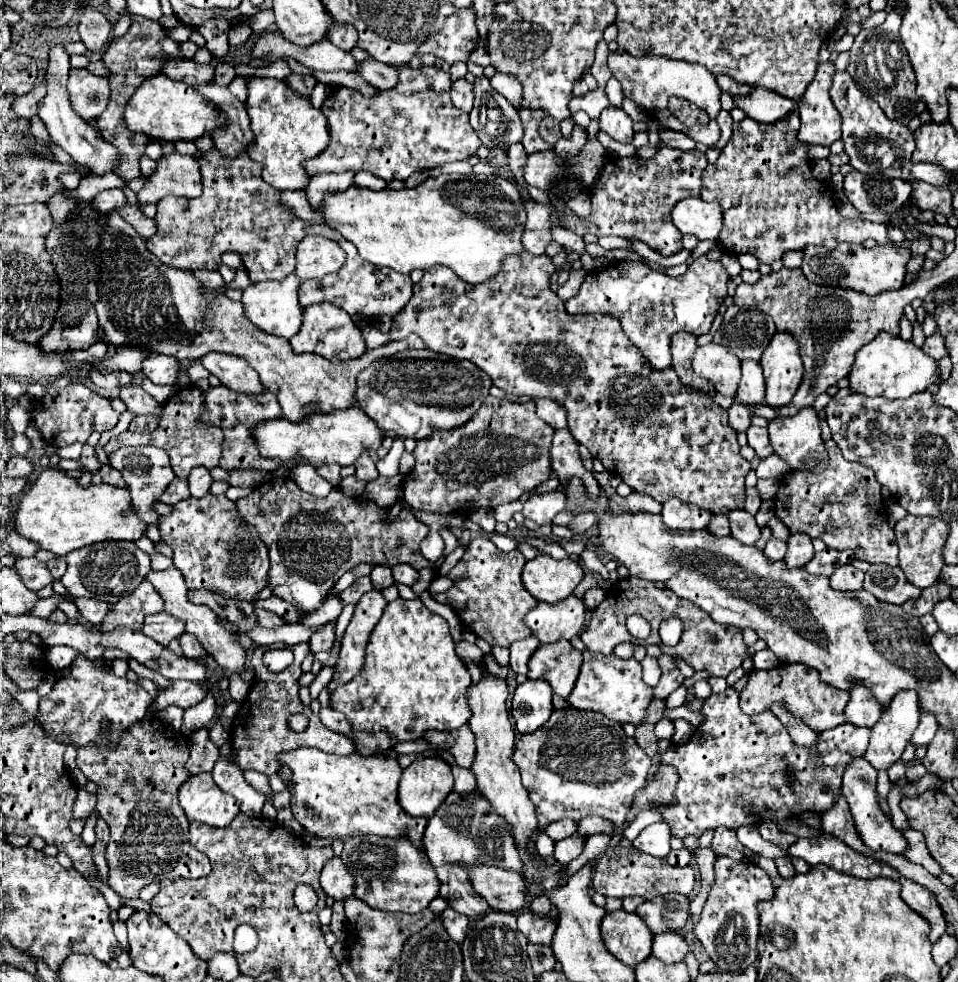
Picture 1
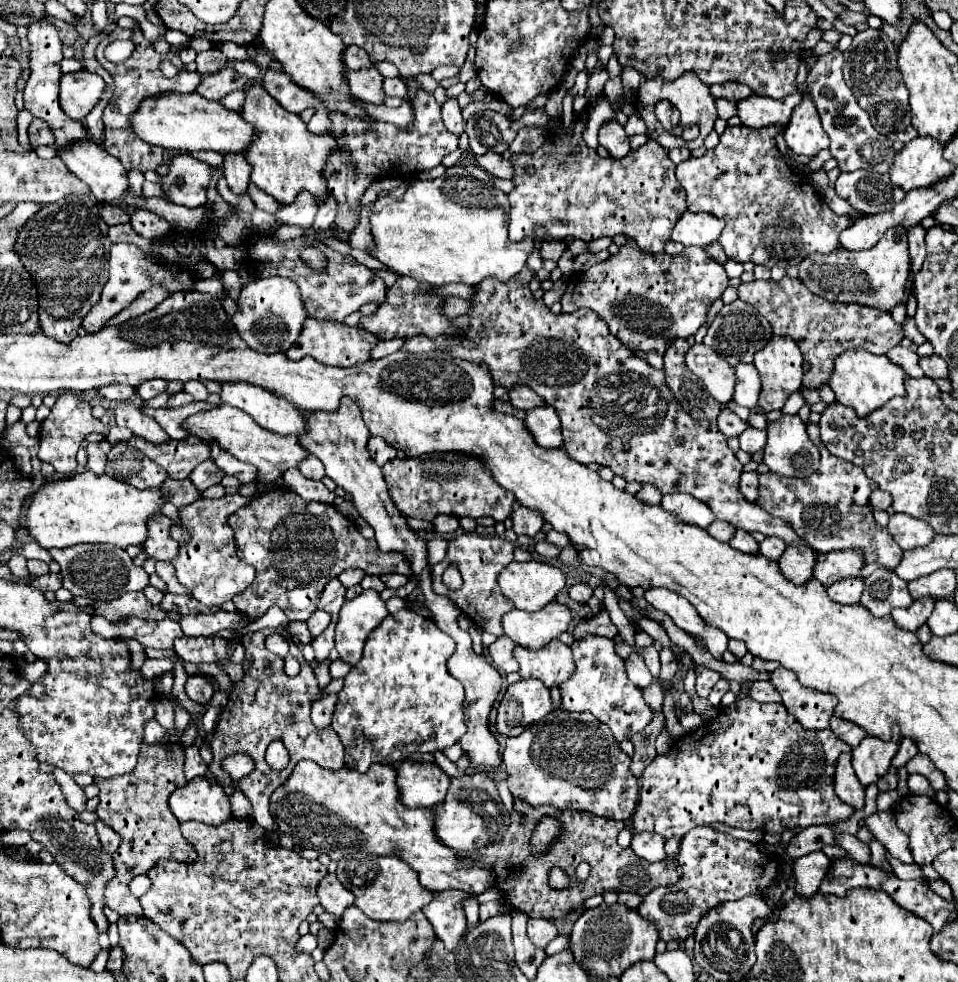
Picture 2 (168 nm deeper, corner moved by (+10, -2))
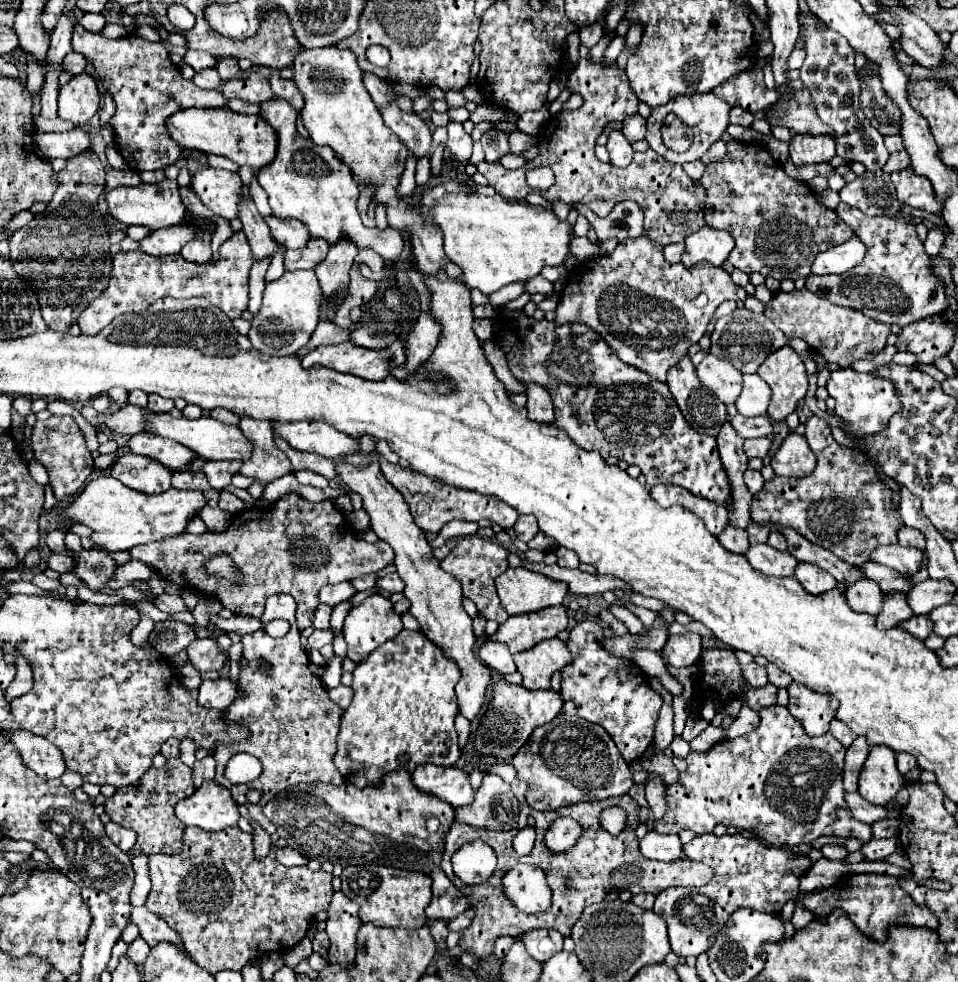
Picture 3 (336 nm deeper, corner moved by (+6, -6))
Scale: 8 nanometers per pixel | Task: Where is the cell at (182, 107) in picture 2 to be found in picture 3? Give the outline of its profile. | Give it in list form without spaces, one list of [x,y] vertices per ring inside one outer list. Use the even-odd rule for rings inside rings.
[[[183,109],[167,119],[169,135],[187,149],[213,153],[255,171],[275,159],[277,133],[261,115],[237,115],[231,109]]]

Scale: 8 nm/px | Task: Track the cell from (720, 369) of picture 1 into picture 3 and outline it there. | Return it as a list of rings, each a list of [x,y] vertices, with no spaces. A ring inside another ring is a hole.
[[[705,355],[697,367],[697,377],[703,387],[713,391],[725,405],[735,403],[743,389],[743,375],[727,359]]]

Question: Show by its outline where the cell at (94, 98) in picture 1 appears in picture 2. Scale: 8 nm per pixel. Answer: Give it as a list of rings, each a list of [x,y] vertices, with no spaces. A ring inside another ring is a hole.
[[[87,69],[61,75],[61,91],[59,91],[61,109],[65,111],[67,117],[83,121],[101,99],[103,87],[105,81],[99,75],[89,73]]]

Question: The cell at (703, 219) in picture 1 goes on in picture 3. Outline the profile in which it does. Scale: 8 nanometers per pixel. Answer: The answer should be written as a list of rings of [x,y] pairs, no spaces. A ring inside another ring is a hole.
[[[701,227],[701,231],[689,235],[685,239],[685,253],[683,253],[683,265],[687,269],[709,263],[713,267],[723,267],[727,261],[731,249],[733,249],[733,237],[727,231],[713,231],[711,227]]]

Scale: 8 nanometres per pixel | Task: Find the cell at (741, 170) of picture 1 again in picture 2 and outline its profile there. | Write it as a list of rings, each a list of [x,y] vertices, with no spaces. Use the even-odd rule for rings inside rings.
[[[745,125],[727,127],[719,139],[715,149],[709,149],[703,157],[683,161],[677,165],[677,181],[687,193],[687,209],[691,211],[707,211],[715,217],[725,221],[725,229],[719,237],[727,259],[745,263],[751,261],[755,265],[765,267],[787,267],[801,263],[803,255],[811,253],[831,253],[839,247],[839,235],[843,229],[853,225],[851,217],[835,215],[827,203],[817,197],[813,185],[793,173],[793,169],[783,161],[779,155],[775,137],[783,131],[783,127],[763,127],[763,129],[749,129]]]

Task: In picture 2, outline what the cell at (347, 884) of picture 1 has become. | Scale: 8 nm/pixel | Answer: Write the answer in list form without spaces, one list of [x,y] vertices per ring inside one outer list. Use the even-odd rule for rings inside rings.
[[[327,873],[317,885],[317,897],[327,913],[341,917],[347,907],[353,905],[353,893],[337,879],[335,873]]]

